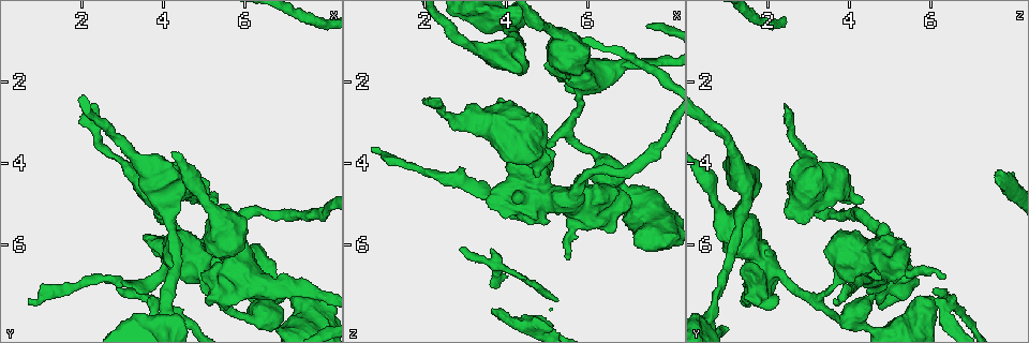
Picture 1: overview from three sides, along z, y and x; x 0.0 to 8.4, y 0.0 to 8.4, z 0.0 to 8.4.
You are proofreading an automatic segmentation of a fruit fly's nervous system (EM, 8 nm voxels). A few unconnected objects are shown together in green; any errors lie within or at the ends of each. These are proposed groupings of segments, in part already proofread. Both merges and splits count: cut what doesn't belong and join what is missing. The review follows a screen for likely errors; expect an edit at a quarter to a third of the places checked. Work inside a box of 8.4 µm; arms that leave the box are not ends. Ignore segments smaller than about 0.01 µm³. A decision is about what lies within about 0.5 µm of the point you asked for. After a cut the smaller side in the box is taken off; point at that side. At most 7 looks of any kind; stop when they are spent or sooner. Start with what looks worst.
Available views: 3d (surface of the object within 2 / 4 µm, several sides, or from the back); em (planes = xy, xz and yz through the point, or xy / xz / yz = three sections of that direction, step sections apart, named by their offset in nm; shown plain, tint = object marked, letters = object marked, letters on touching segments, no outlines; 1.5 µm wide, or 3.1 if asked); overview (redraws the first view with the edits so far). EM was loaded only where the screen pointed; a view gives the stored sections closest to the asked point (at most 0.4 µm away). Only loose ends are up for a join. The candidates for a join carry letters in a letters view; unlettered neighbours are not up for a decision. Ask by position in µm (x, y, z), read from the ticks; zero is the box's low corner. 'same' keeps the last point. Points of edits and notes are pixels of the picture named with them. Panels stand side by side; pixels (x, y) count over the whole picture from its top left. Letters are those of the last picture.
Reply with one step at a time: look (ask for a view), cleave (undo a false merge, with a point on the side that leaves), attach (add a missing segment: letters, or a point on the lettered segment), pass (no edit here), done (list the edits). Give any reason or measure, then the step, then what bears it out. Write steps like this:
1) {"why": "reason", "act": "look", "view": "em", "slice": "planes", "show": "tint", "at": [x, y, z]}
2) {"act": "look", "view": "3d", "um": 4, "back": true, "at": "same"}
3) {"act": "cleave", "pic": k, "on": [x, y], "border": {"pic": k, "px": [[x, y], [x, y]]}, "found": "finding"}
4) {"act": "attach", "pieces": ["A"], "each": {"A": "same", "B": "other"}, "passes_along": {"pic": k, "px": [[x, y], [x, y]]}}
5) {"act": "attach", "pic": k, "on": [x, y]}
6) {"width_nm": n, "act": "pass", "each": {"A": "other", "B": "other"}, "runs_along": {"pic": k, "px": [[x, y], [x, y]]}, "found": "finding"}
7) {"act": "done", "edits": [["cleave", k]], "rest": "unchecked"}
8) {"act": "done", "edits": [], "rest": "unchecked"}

{"why": "an open end", "act": "look", "view": "em", "slice": "planes", "show": "plain", "at": [3.65, 4.40, 7.60]}

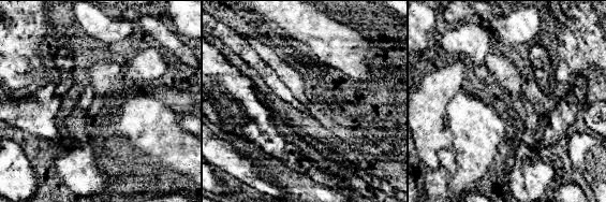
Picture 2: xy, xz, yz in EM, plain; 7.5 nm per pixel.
{"act": "look", "view": "em", "slice": "planes", "show": "letters", "at": "same"}

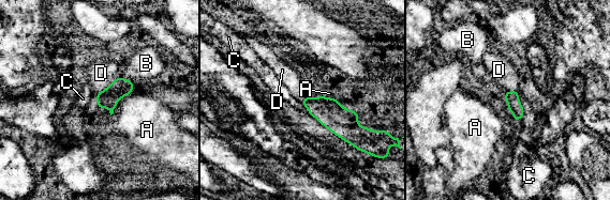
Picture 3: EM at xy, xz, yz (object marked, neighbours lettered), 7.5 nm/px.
{"longest_contact_nm": ["D", 300], "act": "attach", "pieces": ["D"], "each": {"A": "other", "B": "other", "C": "other", "D": "same"}, "passes_along": {"pic": 3, "px": [[119, 88], [99, 91], [101, 73]]}, "found": "the neuron continues"}

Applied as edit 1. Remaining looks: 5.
{"act": "look", "view": "overview"}

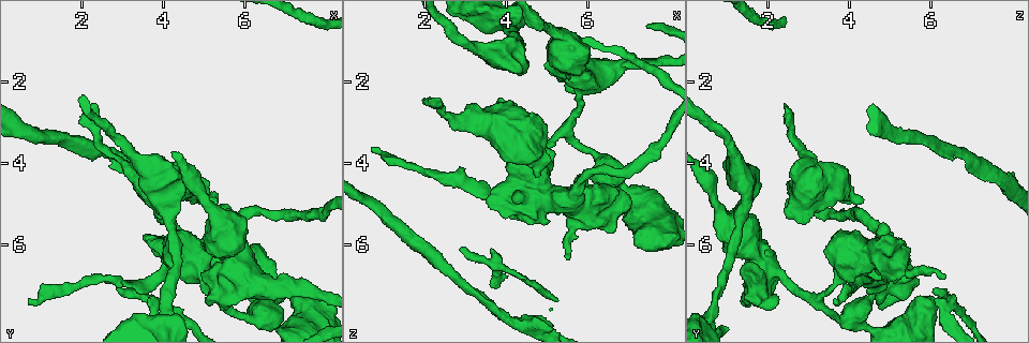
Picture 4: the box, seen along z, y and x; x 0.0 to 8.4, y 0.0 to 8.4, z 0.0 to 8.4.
{"why": "calibre changes", "act": "look", "view": "em", "slice": "xz", "step": 8, "show": "tint", "at": [4.05, 7.65, 0.65]}

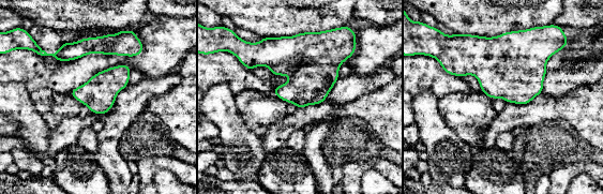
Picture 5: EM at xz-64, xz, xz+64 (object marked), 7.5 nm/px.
{"act": "look", "view": "em", "slice": "xz", "step": 8, "show": "letters", "at": "same"}

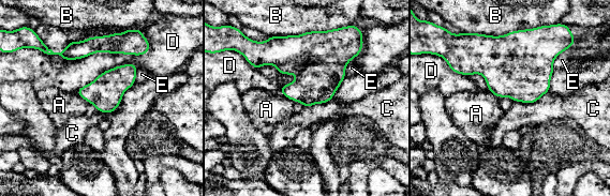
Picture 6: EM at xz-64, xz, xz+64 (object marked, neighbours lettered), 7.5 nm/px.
{"act": "pass", "each": {"A": "other", "B": "other", "C": "other", "D": "other", "E": "other"}, "found": "continuous, no second neuron"}

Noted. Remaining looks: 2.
{"why": "sharp bend", "act": "look", "view": "em", "slice": "planes", "show": "tint", "at": [5.15, 7.20, 3.40]}

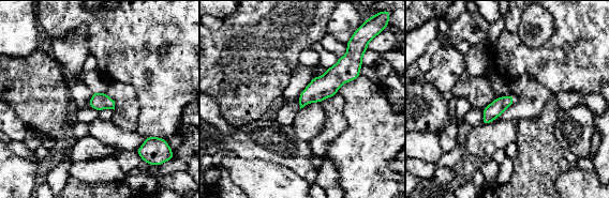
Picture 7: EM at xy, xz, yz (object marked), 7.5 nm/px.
{"act": "look", "view": "em", "slice": "planes", "show": "letters", "at": "same"}

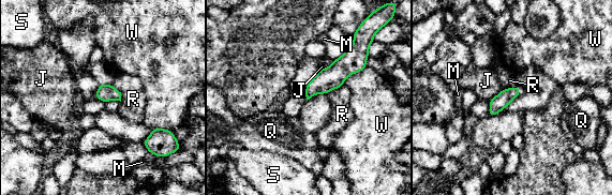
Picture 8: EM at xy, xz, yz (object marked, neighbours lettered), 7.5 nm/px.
{"longest_contact_nm": ["W", 240], "act": "pass", "each": {"J": "other", "M": "other", "Q": "other", "R": "other", "S": "other", "W": "other"}, "runs_along": {"pic": 8, "px": [[353, 48], [353, 54], [309, 94]]}, "found": "one neuron here"}

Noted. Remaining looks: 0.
{"act": "done", "edits": [["attach", 3]], "rest": "unchecked"}

